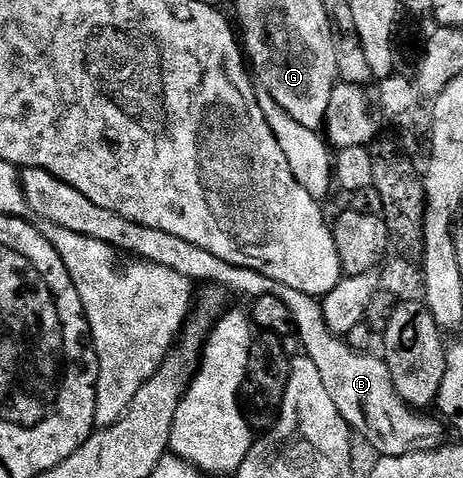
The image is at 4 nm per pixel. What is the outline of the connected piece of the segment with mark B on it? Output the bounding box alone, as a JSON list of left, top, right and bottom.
[21,168,444,457]

